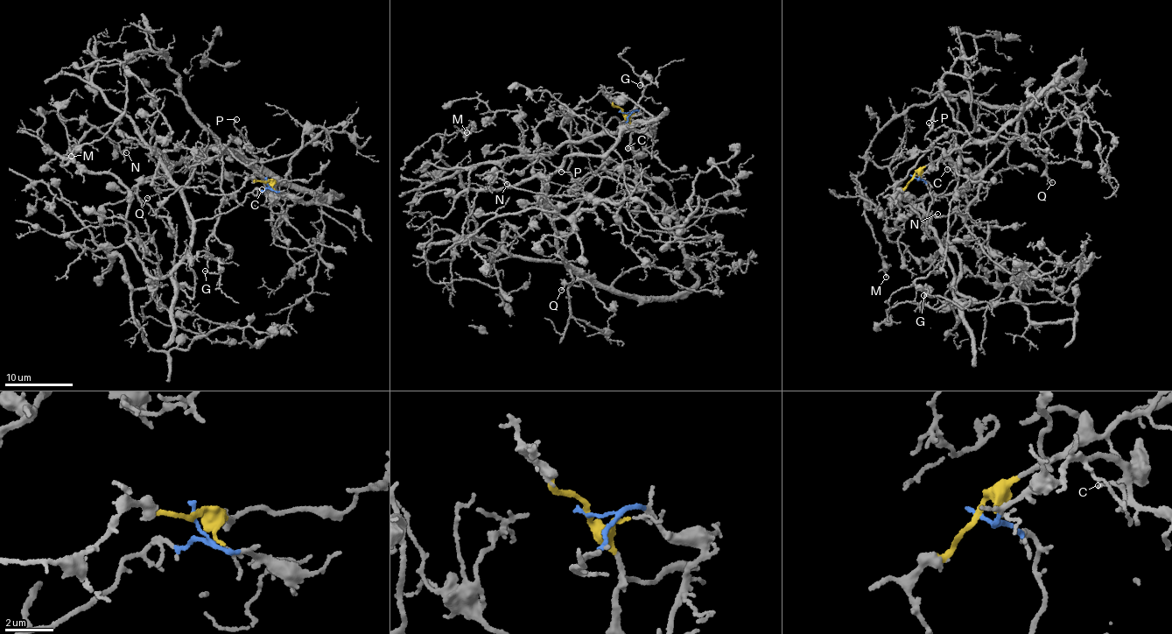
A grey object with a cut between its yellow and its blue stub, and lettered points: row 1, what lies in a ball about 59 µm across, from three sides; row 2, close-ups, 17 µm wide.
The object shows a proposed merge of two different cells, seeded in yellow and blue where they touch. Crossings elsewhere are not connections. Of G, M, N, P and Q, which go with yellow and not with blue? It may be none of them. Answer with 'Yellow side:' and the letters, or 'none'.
Yellow side: G, M, Q

